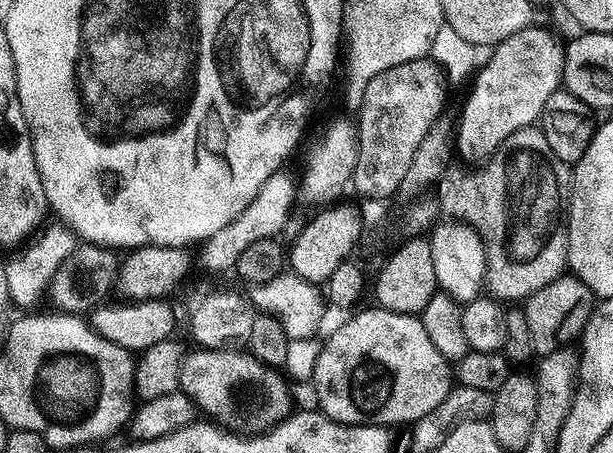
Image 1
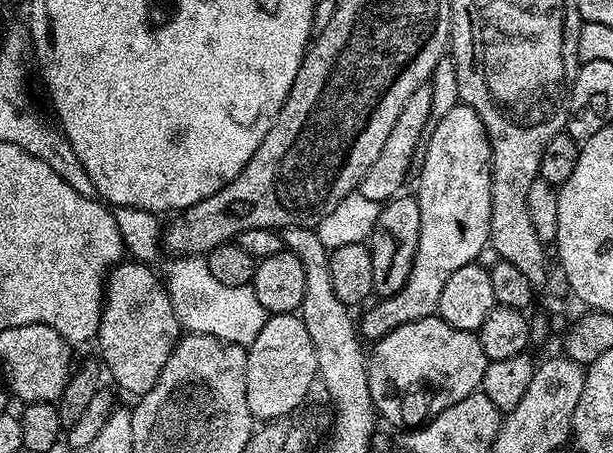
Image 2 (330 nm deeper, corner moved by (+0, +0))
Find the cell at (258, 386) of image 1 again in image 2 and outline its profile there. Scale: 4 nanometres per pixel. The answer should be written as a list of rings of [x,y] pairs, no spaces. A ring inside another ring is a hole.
[[[121,262],[112,271],[108,273],[108,278],[104,286],[104,302],[102,305],[102,311],[100,314],[100,331],[98,333],[98,345],[100,344],[100,356],[104,359],[103,367],[106,369],[108,367],[108,372],[112,375],[112,380],[121,388],[124,392],[133,392],[133,397],[139,398],[144,395],[144,393],[149,392],[154,386],[154,382],[158,382],[158,374],[162,374],[162,366],[166,366],[166,358],[170,358],[170,354],[176,348],[176,341],[180,339],[182,335],[182,329],[179,320],[176,318],[176,311],[172,305],[172,299],[168,297],[168,289],[166,287],[165,281],[161,279],[159,275],[156,276],[151,272],[149,265],[144,262]]]

